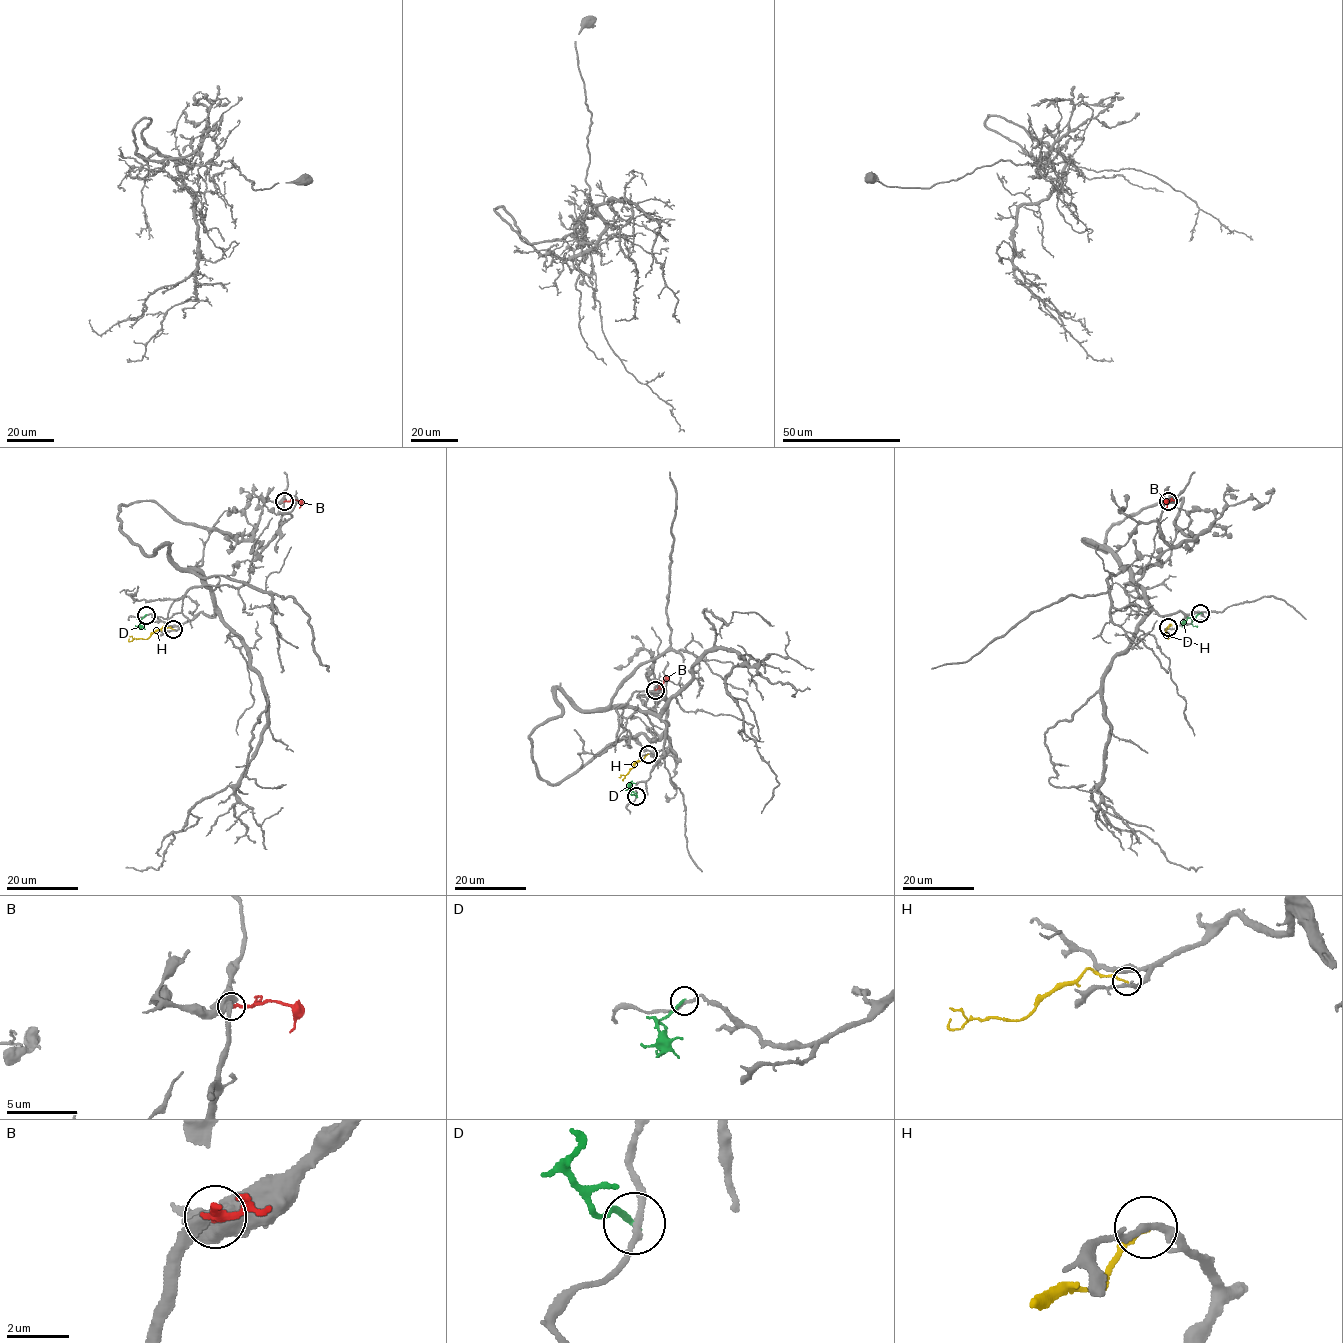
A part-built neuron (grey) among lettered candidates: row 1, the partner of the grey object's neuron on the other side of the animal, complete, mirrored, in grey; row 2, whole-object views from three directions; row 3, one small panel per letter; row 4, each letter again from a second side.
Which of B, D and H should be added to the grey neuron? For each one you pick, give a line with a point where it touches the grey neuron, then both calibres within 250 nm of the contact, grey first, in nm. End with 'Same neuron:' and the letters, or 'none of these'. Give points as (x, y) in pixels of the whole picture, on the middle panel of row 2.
Same neuron: none of these

